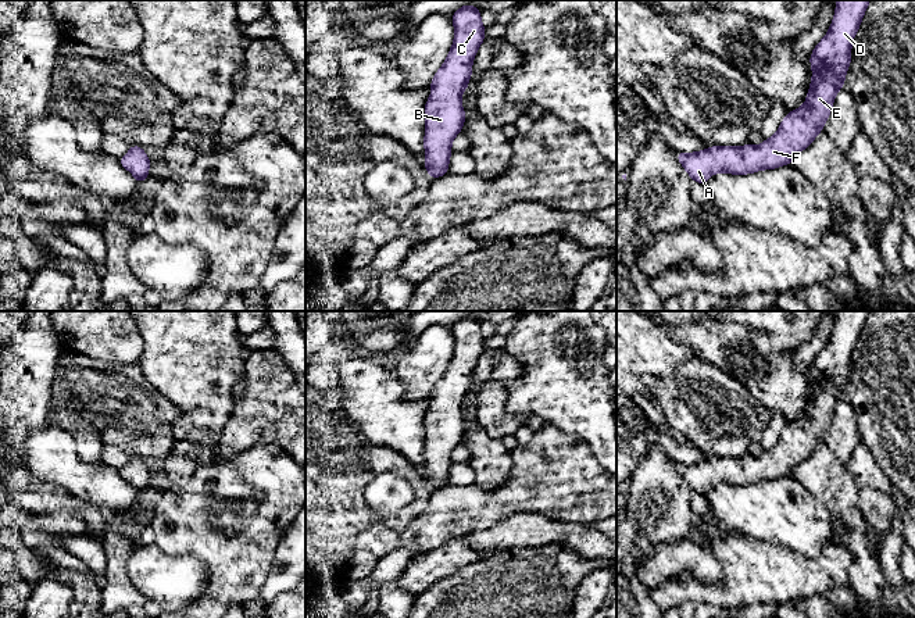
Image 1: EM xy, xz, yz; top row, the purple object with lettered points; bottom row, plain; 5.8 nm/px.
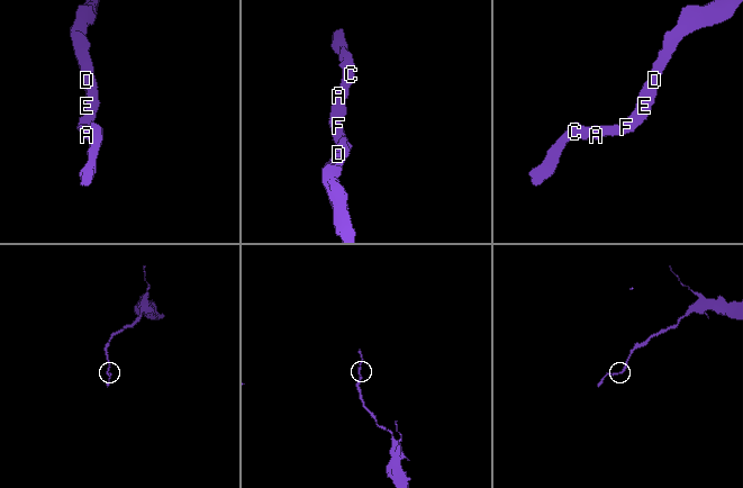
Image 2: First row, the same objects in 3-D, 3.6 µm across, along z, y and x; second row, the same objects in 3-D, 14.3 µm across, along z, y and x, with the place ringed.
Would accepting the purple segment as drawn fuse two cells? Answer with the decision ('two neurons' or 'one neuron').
one neuron

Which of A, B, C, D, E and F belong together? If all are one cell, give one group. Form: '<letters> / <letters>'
A B C D E F

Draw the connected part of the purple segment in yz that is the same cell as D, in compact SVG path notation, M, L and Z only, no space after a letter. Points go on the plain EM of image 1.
M836 311L836 324L826 347L815 357L809 375L812 393L803 418L786 425L778 443L762 453L741 458L710 457L698 464L678 464L676 469L694 493L705 496L712 485L754 485L791 475L823 442L836 404L844 399L851 374L851 354L871 311Z

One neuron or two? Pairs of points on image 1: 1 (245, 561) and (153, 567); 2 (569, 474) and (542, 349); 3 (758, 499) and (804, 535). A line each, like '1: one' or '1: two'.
1: two
2: two
3: one

